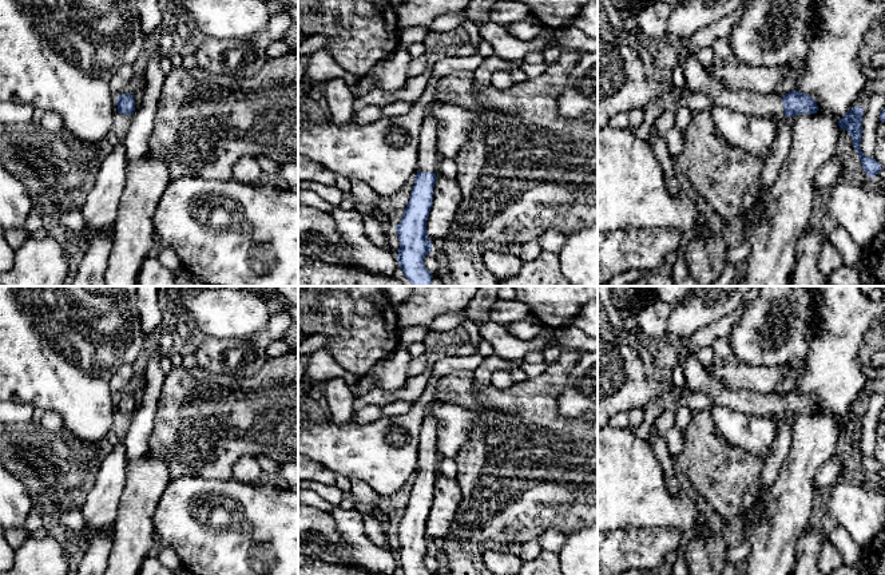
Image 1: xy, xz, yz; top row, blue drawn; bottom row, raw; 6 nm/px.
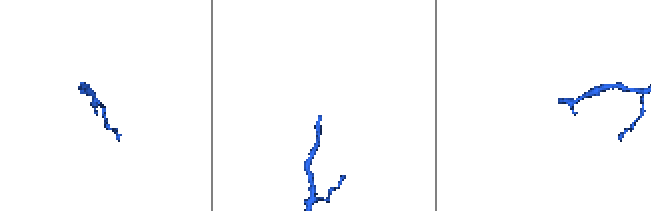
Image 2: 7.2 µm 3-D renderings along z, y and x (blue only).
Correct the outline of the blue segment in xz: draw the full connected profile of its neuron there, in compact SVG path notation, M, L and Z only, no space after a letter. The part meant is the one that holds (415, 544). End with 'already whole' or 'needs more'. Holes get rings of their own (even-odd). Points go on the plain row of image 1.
M425 416L417 445L418 471L414 475L409 503L396 526L400 540L397 560L405 575L433 575L425 567L424 559L432 550L426 520L433 503L437 467L437 421L433 416Z; needs more

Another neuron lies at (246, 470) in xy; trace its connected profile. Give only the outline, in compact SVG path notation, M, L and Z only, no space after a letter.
M242 456L233 467L233 479L241 483L259 483L261 475L262 469L254 456Z

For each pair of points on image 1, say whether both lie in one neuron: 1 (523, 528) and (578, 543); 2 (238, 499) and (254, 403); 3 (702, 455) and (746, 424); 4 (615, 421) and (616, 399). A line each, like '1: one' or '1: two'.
1: two
2: two
3: two
4: two

